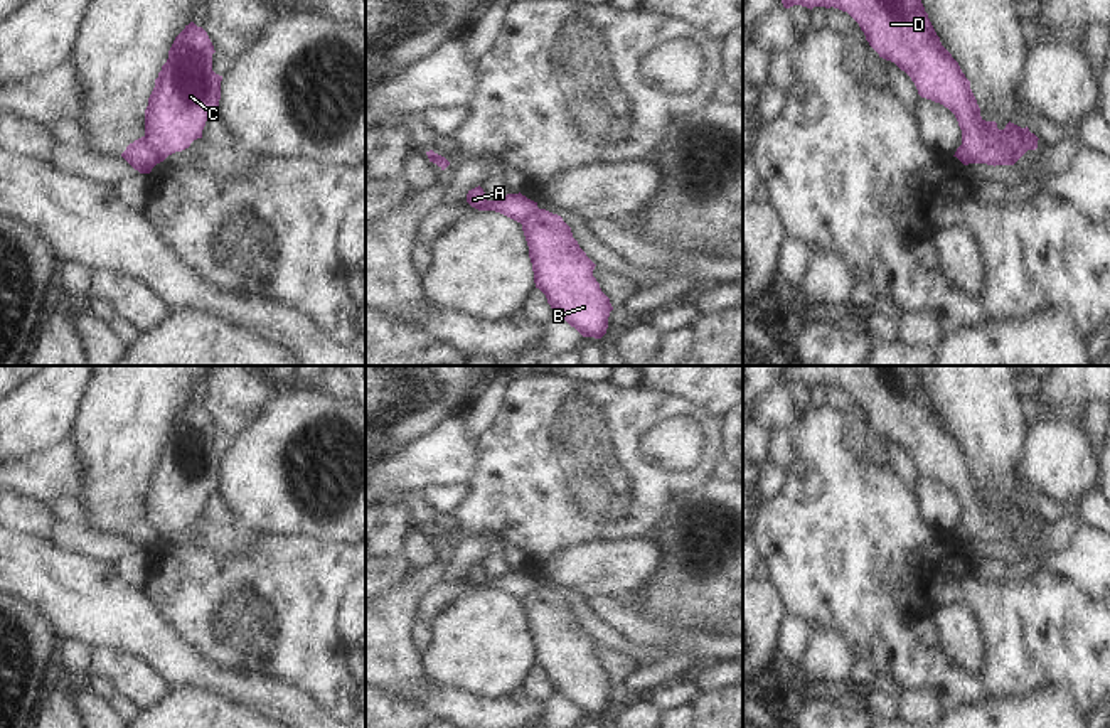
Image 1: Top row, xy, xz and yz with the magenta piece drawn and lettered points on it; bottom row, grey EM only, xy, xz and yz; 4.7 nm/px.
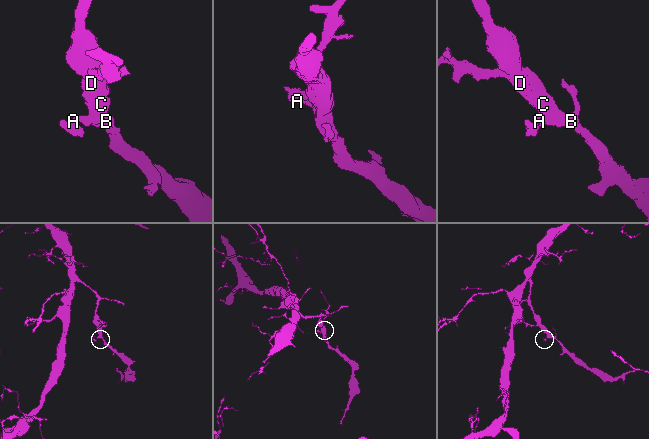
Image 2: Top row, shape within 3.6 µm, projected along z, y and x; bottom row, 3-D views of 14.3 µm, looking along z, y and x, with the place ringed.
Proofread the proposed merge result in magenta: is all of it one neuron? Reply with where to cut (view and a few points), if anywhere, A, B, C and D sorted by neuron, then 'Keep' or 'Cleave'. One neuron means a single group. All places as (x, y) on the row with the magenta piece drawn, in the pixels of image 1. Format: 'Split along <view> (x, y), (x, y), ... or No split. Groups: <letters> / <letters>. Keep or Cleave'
Split along xy (144, 137), (162, 160). Groups: A / B C D. Cleave.

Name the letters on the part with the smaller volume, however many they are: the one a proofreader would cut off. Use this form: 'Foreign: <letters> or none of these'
Foreign: A

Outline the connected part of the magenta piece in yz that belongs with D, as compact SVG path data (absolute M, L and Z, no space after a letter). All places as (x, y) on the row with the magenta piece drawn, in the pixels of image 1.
M782 0L785 8L802 5L807 8L825 7L847 12L861 27L869 46L879 57L894 62L915 83L921 98L948 108L962 130L962 145L974 163L1014 165L1027 150L1038 148L1038 136L1029 128L1007 123L1004 130L995 121L985 121L970 89L970 81L958 62L942 46L921 0Z

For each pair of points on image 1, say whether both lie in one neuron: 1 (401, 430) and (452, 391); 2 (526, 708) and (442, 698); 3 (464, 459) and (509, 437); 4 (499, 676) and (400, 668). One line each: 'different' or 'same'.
1: same
2: same
3: different
4: different

